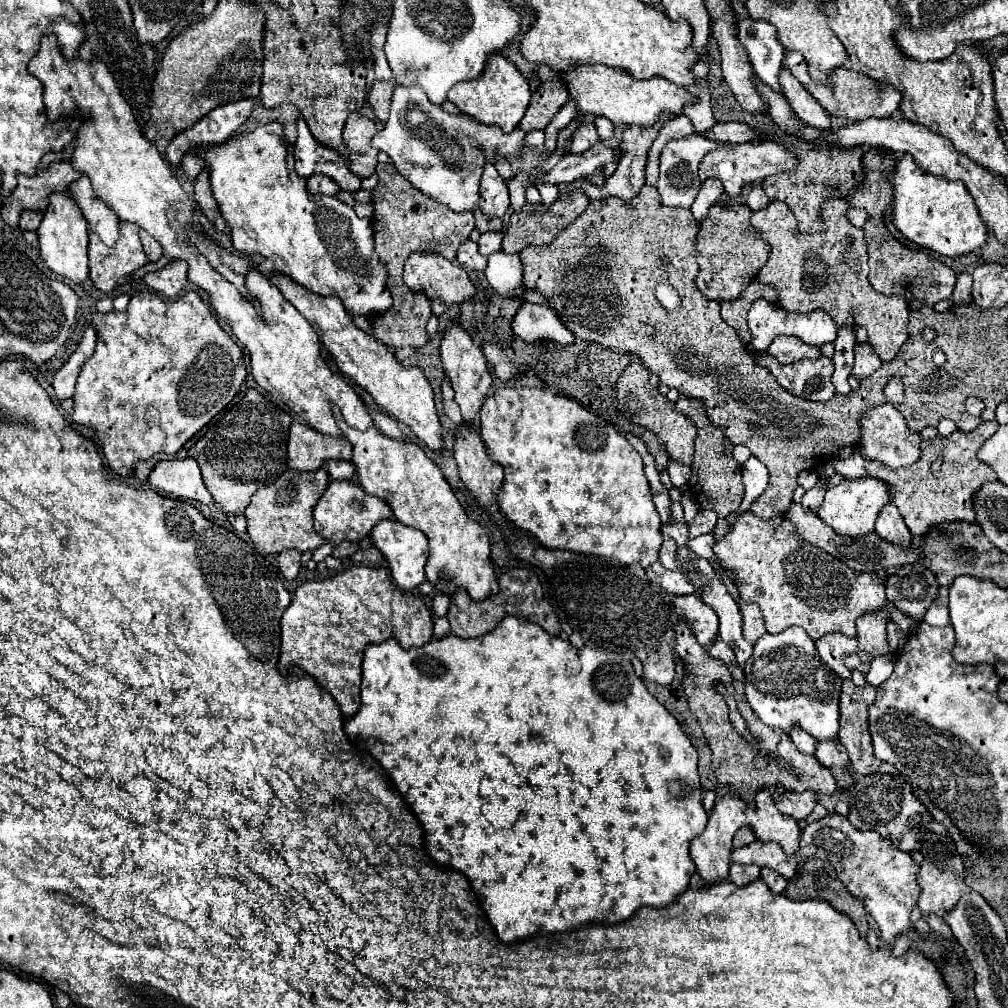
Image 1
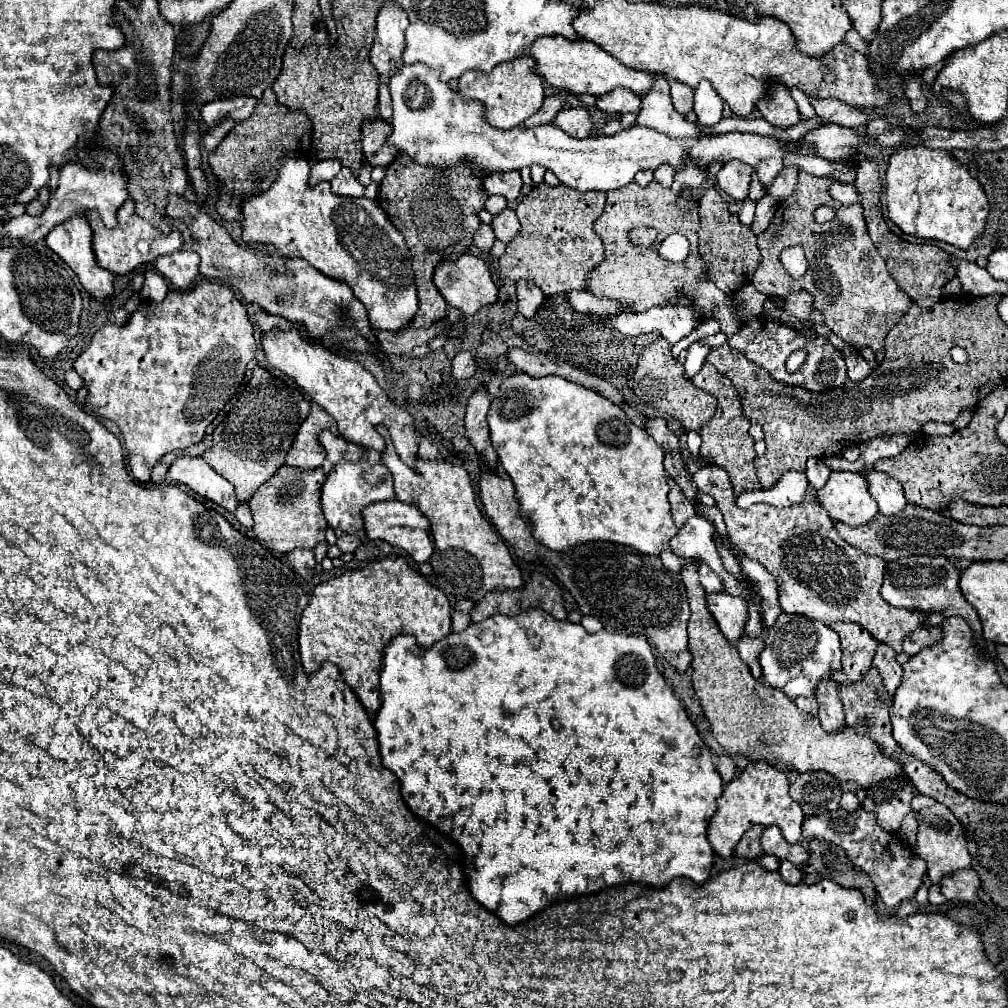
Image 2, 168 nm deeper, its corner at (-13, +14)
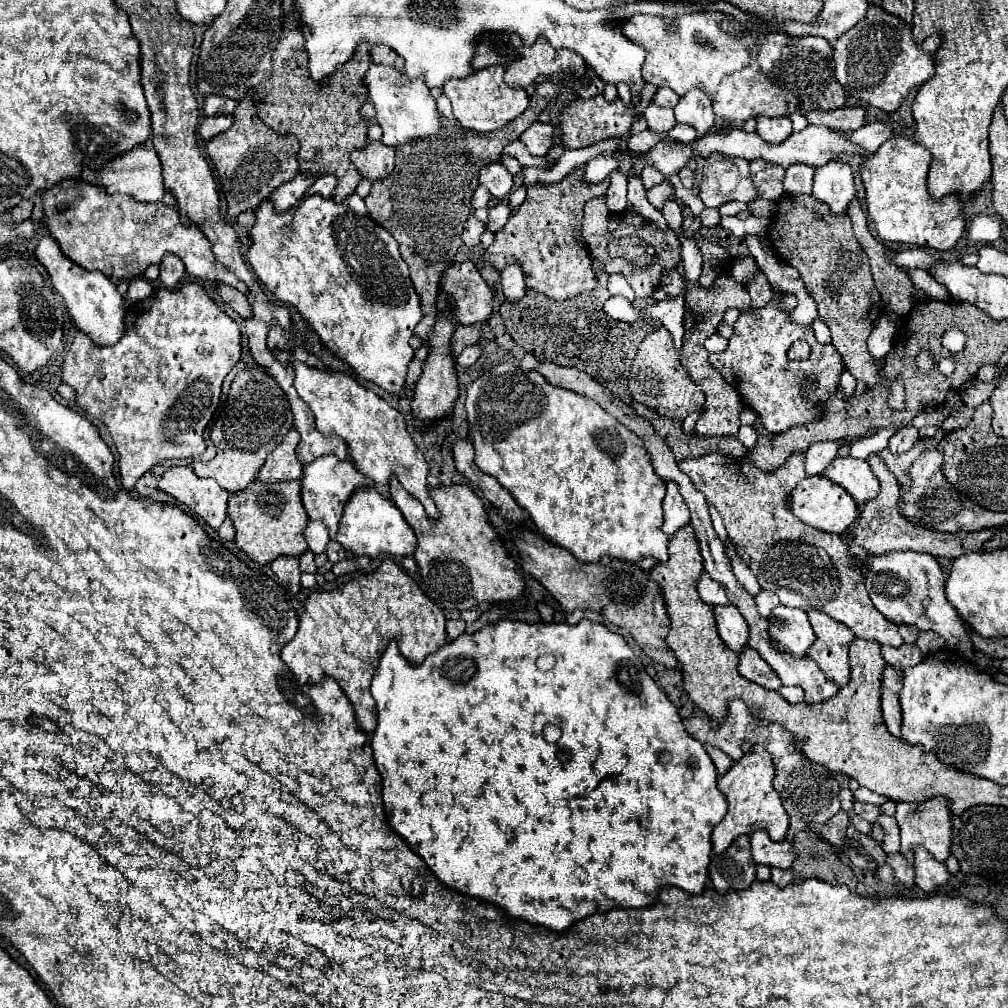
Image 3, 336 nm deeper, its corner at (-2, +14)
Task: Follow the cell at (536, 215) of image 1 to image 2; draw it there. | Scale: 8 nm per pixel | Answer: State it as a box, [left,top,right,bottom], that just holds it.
[499,182,606,296]

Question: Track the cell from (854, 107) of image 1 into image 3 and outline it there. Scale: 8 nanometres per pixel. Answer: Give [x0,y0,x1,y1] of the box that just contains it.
[621,12,845,124]

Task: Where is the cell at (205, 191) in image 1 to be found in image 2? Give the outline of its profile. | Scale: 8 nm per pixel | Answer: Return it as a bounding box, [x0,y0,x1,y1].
[208,88,312,220]

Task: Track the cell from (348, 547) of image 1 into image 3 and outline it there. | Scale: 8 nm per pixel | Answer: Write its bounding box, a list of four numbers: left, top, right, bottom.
[325,540,345,564]

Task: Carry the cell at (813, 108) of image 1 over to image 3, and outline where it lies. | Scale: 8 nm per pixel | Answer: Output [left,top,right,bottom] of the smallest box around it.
[805,106,867,132]

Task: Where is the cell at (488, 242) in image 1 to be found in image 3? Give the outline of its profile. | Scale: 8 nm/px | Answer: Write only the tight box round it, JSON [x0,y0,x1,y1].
[487,202,511,232]

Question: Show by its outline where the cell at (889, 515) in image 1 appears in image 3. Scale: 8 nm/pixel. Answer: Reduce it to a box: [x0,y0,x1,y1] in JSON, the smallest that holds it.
[821,456,879,506]

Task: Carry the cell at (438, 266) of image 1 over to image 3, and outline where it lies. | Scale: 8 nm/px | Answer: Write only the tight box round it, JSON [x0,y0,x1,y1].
[441,262,493,326]

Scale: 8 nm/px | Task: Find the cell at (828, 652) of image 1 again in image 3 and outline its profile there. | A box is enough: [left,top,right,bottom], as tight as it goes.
[807,610,853,686]

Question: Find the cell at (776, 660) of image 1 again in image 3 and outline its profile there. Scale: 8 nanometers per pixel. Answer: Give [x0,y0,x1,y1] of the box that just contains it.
[769,606,815,658]

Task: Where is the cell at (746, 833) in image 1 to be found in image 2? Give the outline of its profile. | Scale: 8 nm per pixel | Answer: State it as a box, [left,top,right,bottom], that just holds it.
[736,826,764,860]

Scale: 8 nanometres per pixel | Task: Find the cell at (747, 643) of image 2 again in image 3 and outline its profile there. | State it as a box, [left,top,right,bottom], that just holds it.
[739,648,783,690]

